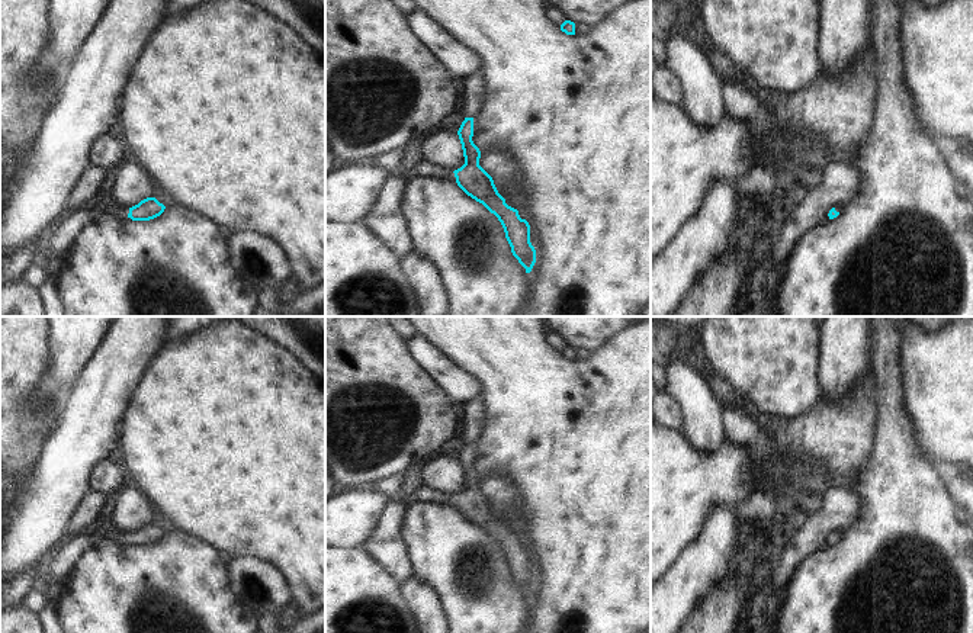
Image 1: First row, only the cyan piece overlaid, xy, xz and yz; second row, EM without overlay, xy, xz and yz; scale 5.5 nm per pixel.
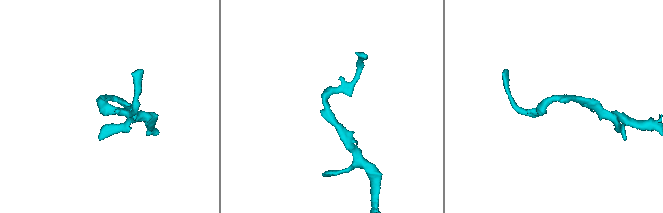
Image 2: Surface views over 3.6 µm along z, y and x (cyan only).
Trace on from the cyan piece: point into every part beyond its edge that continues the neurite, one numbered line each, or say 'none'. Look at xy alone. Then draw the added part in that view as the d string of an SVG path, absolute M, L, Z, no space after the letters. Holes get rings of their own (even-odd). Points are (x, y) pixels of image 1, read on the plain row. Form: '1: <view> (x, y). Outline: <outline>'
1: xy (60, 566). Outline: M115 528L99 530L93 534L77 534L73 540L58 547L52 559L46 559L46 568L51 573L49 585L62 584L68 578L76 560L97 542L106 540L125 546L128 539L128 531L118 531Z

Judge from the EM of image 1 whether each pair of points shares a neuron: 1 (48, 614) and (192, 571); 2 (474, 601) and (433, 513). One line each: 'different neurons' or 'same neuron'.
1: different neurons
2: same neuron

